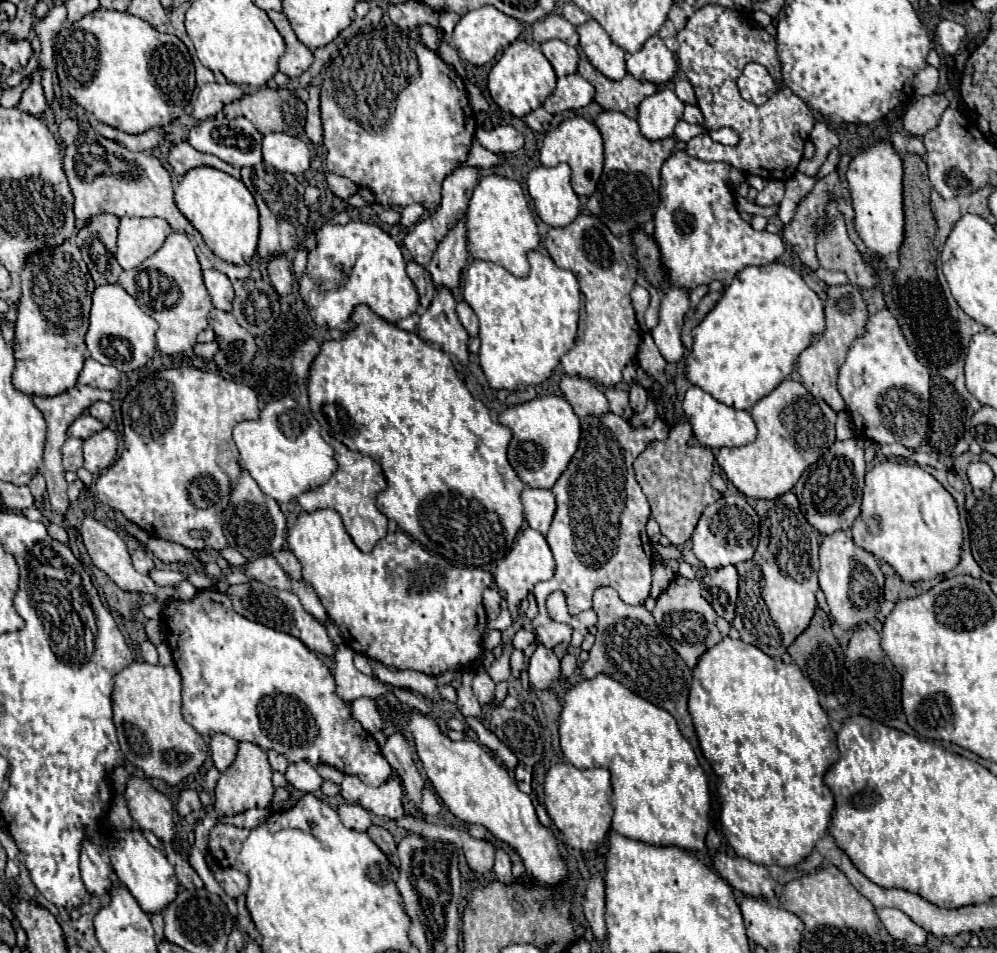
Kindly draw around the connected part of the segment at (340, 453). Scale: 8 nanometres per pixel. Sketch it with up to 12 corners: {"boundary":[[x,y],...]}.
{"boundary":[[328,433],[338,471],[302,493],[304,511],[336,509],[356,547],[370,553],[386,535],[376,509],[386,487],[372,457]]}

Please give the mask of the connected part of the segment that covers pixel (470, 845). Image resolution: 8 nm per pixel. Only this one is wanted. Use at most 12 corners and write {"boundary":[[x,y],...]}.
{"boundary":[[410,815],[396,821],[426,839],[442,839],[462,849],[472,871],[494,865],[494,847],[468,831],[430,825]]}

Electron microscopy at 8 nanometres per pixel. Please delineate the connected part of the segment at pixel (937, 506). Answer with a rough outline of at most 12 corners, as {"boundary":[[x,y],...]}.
{"boundary":[[876,463],[854,543],[902,581],[950,573],[962,527],[918,465]]}

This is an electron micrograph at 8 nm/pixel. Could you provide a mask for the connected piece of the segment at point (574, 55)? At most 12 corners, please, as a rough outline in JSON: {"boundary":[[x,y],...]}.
{"boundary":[[546,41],[540,51],[558,77],[576,73],[578,51],[564,41]]}

